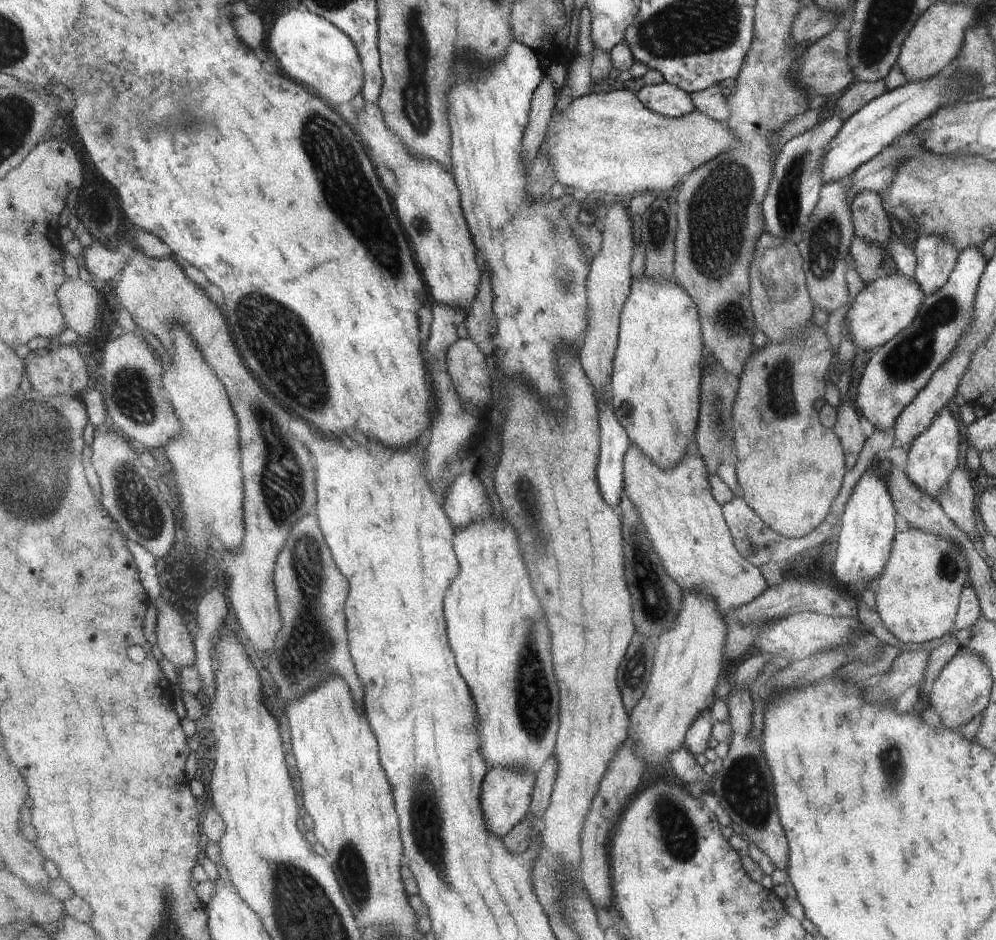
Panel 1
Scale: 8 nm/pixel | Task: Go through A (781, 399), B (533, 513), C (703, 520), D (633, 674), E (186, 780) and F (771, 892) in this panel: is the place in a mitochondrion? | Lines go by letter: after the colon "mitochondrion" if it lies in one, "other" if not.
A: mitochondrion
B: mitochondrion
C: other
D: mitochondrion
E: other
F: other

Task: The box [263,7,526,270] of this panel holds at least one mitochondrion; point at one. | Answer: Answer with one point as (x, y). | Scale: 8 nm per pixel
(415, 106)

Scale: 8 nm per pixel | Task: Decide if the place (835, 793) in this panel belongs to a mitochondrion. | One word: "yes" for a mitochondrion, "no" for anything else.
no

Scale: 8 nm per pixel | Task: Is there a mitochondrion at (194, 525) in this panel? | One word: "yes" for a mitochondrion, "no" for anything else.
no

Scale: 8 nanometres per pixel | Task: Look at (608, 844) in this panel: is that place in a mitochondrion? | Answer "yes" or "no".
no

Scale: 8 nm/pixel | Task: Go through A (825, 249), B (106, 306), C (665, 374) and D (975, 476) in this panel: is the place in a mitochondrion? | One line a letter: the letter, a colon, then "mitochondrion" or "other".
A: mitochondrion
B: other
C: other
D: other

